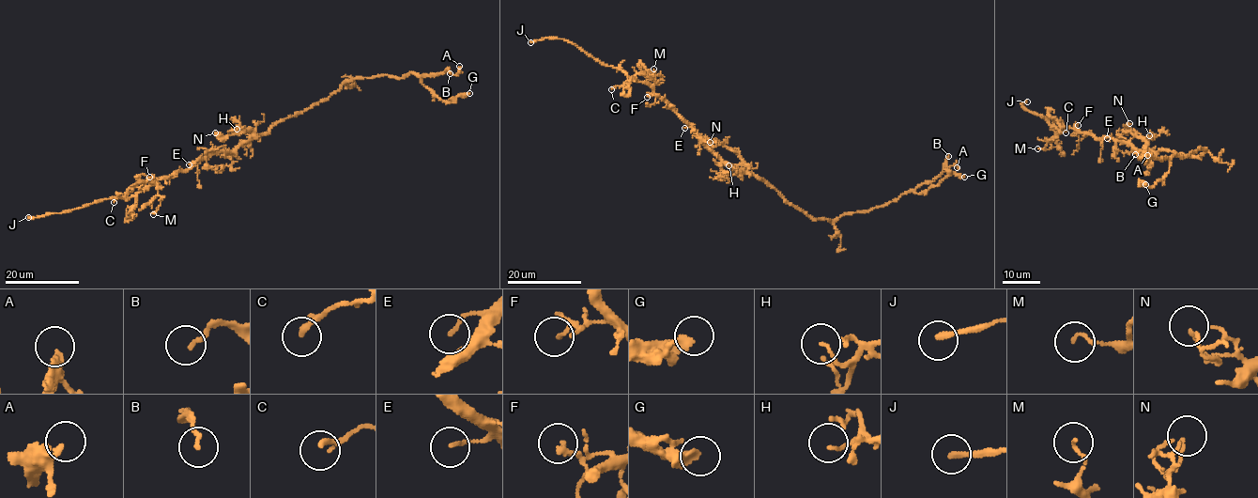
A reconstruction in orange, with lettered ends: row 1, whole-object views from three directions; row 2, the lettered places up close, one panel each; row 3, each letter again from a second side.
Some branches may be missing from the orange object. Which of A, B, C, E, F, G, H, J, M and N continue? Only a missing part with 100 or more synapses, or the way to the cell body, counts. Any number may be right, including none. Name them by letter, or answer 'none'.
J

